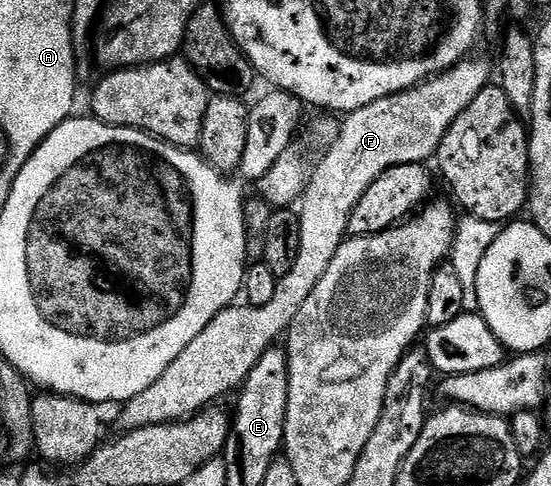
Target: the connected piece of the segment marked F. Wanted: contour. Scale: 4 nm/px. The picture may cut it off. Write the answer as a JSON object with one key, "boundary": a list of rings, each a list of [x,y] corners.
{"boundary":[[[466,57],[441,74],[430,75],[417,87],[400,91],[391,97],[377,99],[371,105],[358,111],[350,111],[344,116],[345,123],[343,119],[337,138],[326,146],[329,148],[326,149],[325,156],[318,163],[316,160],[309,177],[309,184],[305,186],[305,193],[299,200],[301,216],[299,257],[295,257],[295,265],[291,267],[291,273],[278,278],[275,301],[270,301],[262,307],[230,305],[222,309],[209,322],[207,329],[203,329],[203,333],[199,333],[199,337],[195,337],[195,341],[191,341],[191,345],[187,345],[187,349],[183,349],[183,353],[179,353],[175,361],[171,361],[163,377],[159,377],[159,381],[155,381],[151,389],[143,389],[139,397],[131,397],[124,403],[120,408],[122,432],[134,431],[140,427],[154,427],[160,423],[175,423],[190,418],[197,412],[205,410],[206,407],[216,404],[220,400],[217,399],[220,395],[225,395],[228,391],[236,392],[240,388],[245,378],[251,373],[251,369],[255,369],[255,361],[259,361],[259,357],[263,357],[263,353],[267,353],[267,349],[280,340],[277,339],[280,335],[282,338],[288,332],[299,309],[303,309],[303,301],[307,301],[307,297],[315,293],[315,285],[319,285],[323,273],[327,273],[327,265],[335,261],[335,253],[339,253],[342,243],[349,235],[351,213],[355,213],[355,205],[359,205],[359,197],[363,197],[363,193],[371,189],[376,179],[383,173],[387,173],[387,169],[408,163],[424,164],[432,160],[437,154],[447,129],[451,129],[459,113],[463,113],[463,109],[467,109],[467,105],[471,105],[471,101],[475,101],[475,97],[479,97],[479,93],[483,93],[483,89],[490,86],[488,65],[481,59],[473,58]]]}

